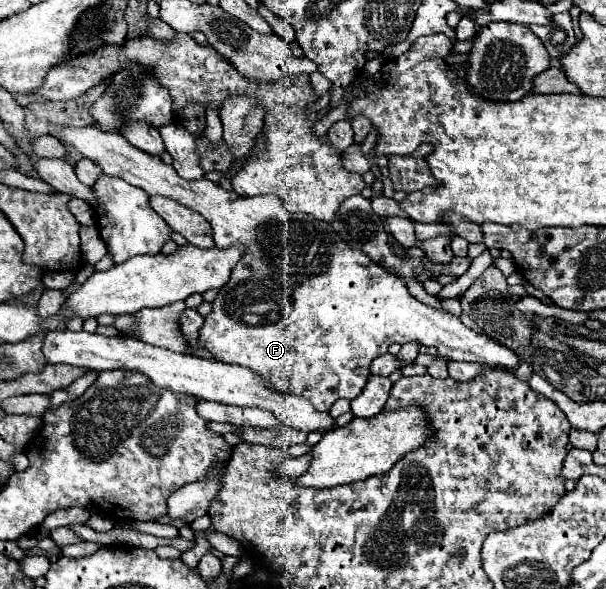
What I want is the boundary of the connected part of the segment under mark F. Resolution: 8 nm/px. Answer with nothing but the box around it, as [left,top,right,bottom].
[53,125,519,411]

